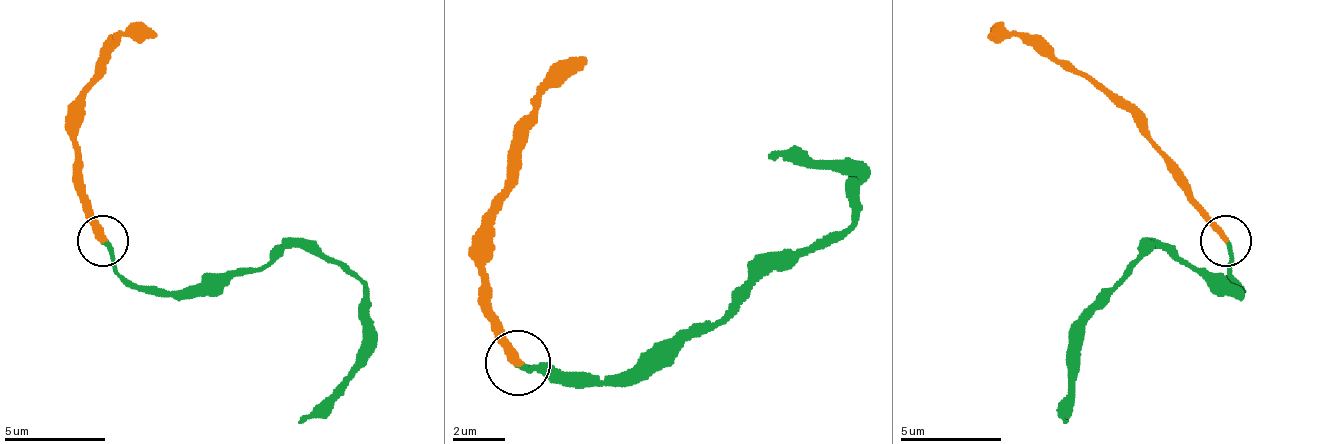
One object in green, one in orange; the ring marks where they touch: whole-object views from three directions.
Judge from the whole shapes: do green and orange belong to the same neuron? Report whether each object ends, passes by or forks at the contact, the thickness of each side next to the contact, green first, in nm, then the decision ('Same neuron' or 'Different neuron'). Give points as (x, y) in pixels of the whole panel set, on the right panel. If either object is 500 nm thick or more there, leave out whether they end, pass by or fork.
At the ring green ends. At the ring orange ends. Thickness 240 nm (green) against 340 nm. Same neuron

